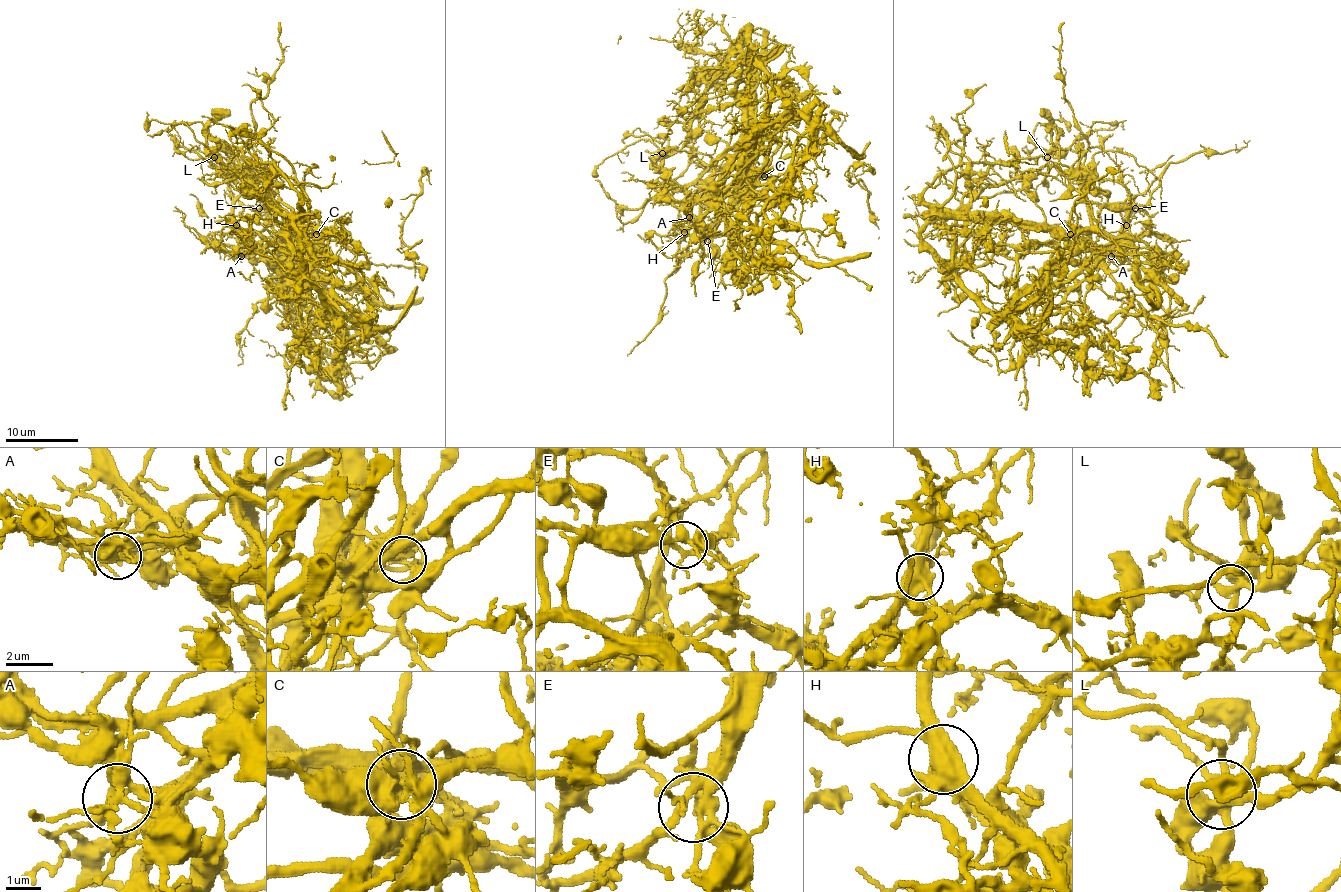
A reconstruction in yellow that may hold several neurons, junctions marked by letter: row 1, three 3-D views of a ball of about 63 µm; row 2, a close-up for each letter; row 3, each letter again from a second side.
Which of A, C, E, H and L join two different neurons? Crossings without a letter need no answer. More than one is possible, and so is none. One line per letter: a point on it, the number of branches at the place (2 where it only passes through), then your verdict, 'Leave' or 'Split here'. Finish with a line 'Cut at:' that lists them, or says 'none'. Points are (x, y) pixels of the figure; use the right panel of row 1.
A: Place: (1111, 256). Branches: 6. Split here
C: Place: (1070, 234). Branches: 6. Split here
E: Place: (1135, 208). Branches: 5. Leave
H: Place: (1126, 225). Branches: 5. Split here
L: Place: (1047, 157). Branches: 5. Leave
Cut at: A, C, H

